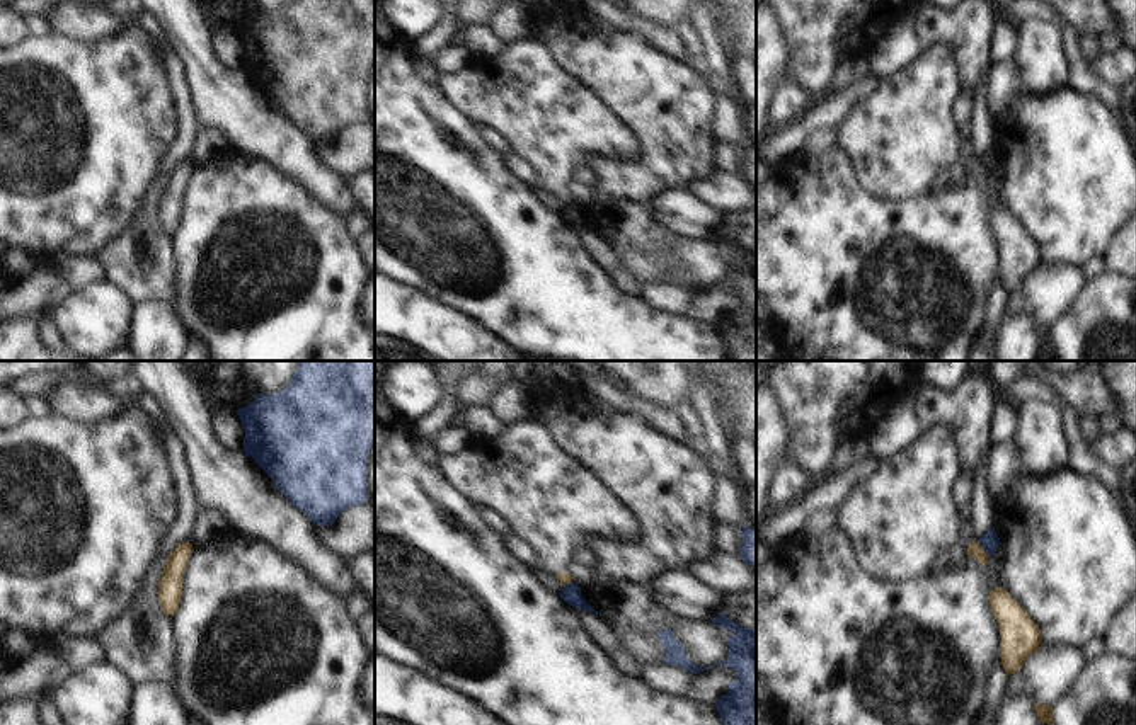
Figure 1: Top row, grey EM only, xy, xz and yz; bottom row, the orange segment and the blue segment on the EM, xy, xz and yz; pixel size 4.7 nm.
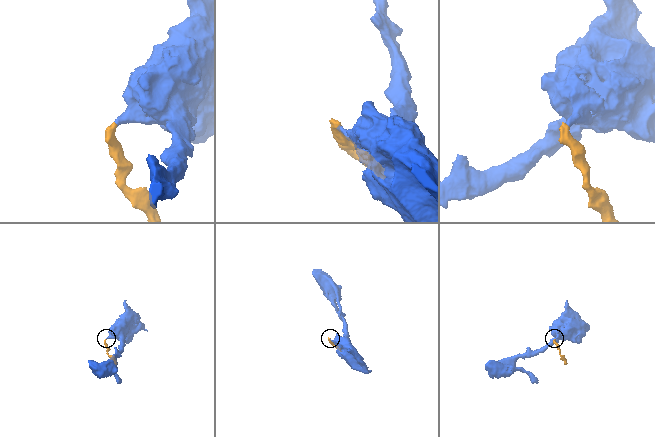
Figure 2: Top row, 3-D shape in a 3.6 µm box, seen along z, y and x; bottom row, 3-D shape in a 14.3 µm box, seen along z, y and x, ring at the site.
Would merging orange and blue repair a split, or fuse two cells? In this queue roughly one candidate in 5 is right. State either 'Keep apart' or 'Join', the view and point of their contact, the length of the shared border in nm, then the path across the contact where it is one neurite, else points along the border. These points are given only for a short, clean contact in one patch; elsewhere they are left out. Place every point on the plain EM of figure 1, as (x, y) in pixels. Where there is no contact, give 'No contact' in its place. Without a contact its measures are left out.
Keep apart. Touches orange at yz (983, 169). Shared border 100 nm. Boundary: yz (976, 160), (990, 176)

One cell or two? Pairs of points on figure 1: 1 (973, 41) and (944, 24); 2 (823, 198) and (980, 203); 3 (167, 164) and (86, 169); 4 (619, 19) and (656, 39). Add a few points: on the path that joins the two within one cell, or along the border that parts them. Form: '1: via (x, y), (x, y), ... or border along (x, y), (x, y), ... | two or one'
1: via (966, 34), (958, 28), (951, 28) | one
2: via (862, 225), (940, 225) | one
3: border along (176, 128), (159, 160), (155, 177) | two
4: via (627, 22), (648, 31) | one

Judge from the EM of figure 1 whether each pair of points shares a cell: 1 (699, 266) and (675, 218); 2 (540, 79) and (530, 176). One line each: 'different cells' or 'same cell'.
1: different cells
2: different cells

